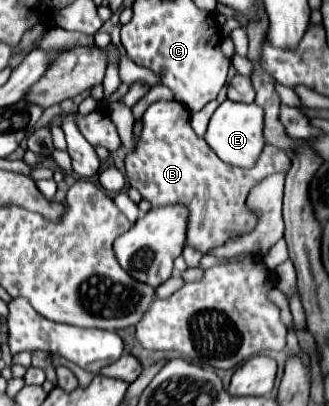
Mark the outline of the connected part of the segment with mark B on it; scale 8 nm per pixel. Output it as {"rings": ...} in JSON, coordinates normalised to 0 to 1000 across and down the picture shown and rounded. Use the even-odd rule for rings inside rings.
{"rings":[[[489,246],[447,266],[435,281],[435,320],[422,330],[416,369],[386,384],[386,443],[429,473],[459,507],[508,507],[556,498],[574,512],[568,601],[635,626],[647,611],[678,606],[720,576],[751,576],[781,552],[781,532],[751,512],[745,488],[757,468],[799,438],[878,419],[878,384],[836,360],[805,360],[787,399],[769,414],[714,414],[653,384],[653,374],[611,345],[574,300],[581,281],[538,246]]]}

